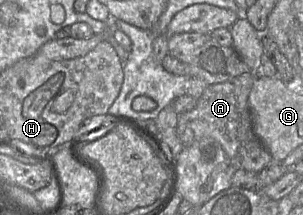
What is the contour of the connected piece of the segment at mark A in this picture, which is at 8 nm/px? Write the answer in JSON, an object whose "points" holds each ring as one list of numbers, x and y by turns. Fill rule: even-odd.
{"points":[[247,72,226,82,208,85,194,109,178,114,177,134,183,146,190,146,203,137,211,137,221,144,236,169,259,173,272,163,277,163,253,129,248,99,255,79,253,72]]}

